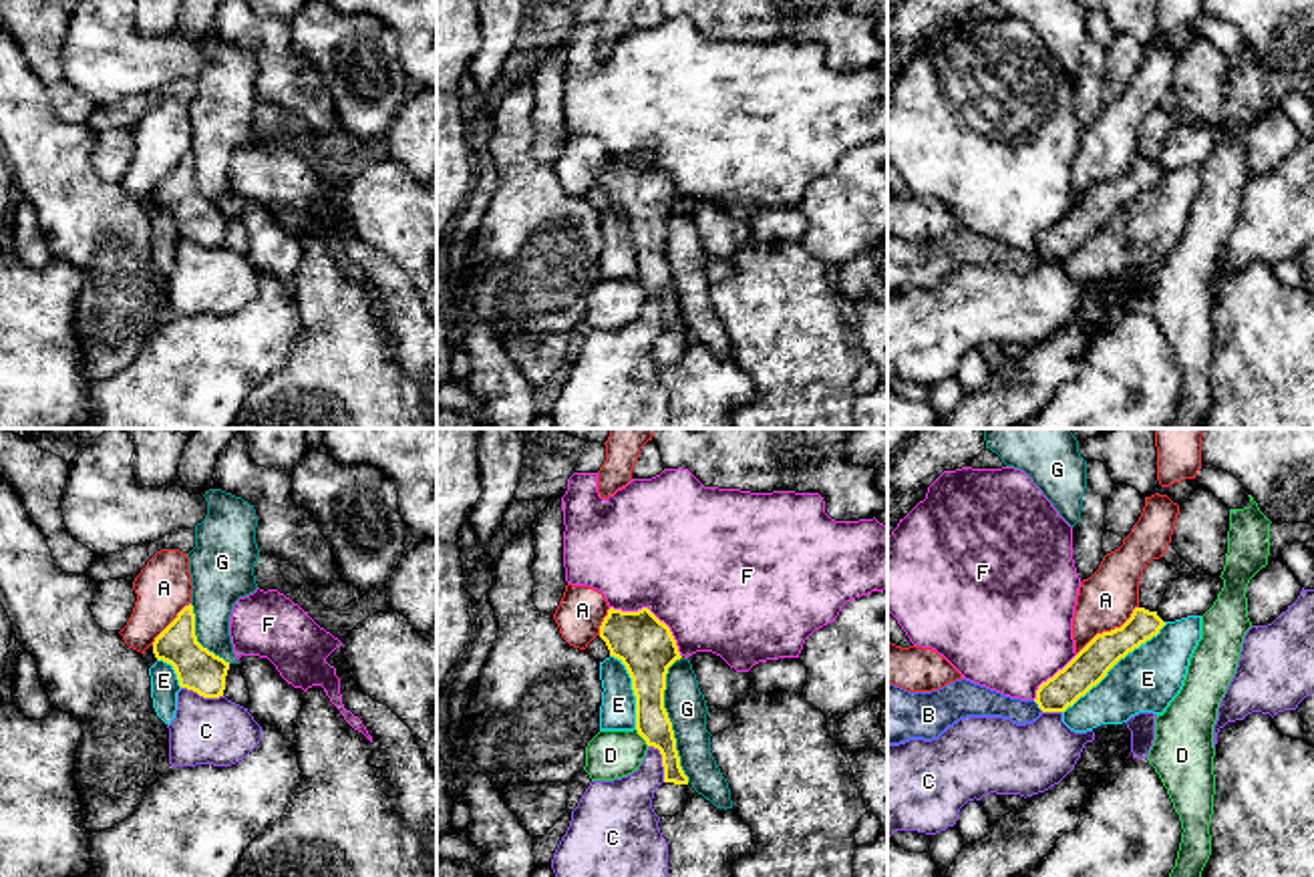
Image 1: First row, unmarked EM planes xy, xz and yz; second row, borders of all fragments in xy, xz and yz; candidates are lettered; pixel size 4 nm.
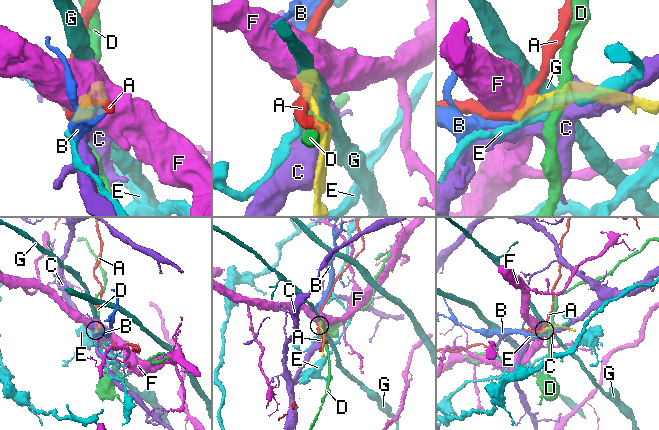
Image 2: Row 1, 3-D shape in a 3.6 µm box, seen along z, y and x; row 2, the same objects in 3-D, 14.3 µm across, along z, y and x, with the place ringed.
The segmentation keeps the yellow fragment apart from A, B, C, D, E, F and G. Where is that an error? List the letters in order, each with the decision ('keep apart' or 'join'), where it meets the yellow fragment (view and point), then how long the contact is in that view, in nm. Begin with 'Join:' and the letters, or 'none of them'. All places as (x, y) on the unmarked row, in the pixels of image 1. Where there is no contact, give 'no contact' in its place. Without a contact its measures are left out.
Join: B
A: keep apart; contact yz (1107, 182); length 320 nm
B: join; contact yz (1039, 256); length 60 nm
C: keep apart; contact xz (663, 310); length 170 nm
D: keep apart; contact xz (640, 284); length 90 nm
E: keep apart; contact yz (1115, 212); length 550 nm
F: keep apart; contact xz (652, 163); length 360 nm
G: keep apart; contact xz (669, 268); length 500 nm

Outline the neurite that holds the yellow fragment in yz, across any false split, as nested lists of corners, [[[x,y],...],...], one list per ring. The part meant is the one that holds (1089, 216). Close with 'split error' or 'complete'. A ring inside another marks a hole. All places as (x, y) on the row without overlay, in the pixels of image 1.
[[[1135,157],[1121,177],[1097,183],[1062,219],[1042,231],[1034,249],[1010,247],[966,227],[932,241],[908,241],[887,233],[887,296],[910,288],[938,288],[966,266],[1002,266],[1026,274],[1042,261],[1064,261],[1163,175],[1157,161]]]; split error

